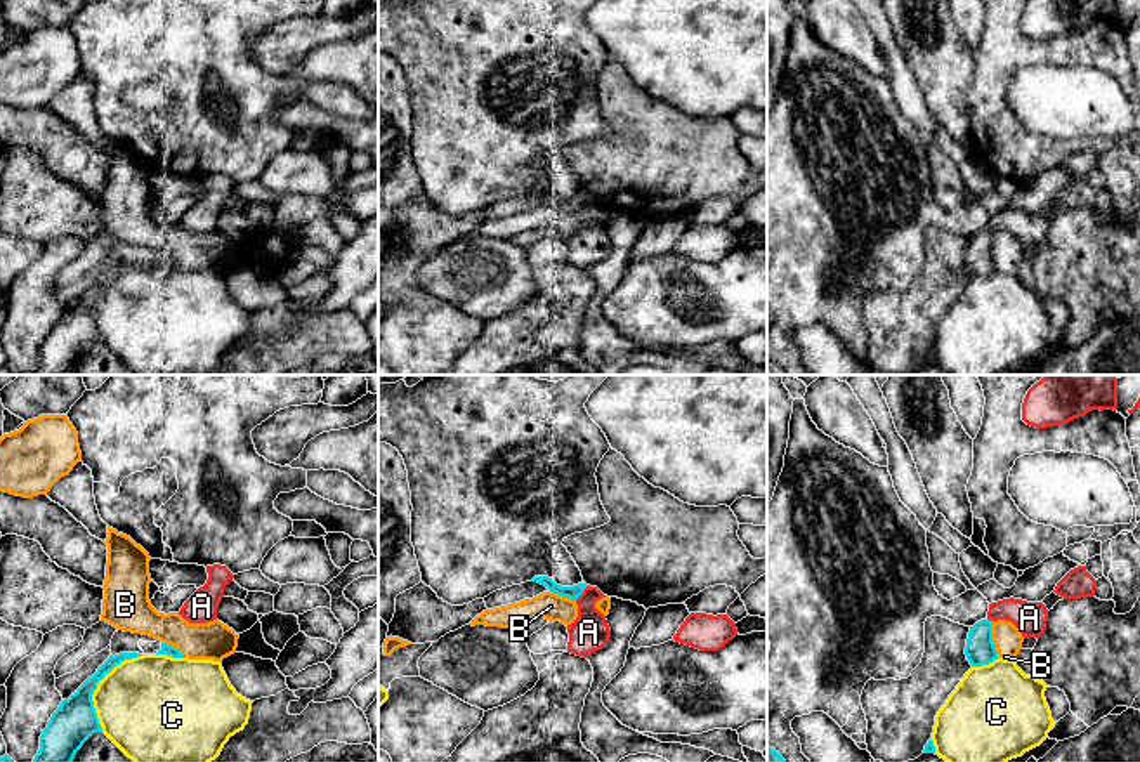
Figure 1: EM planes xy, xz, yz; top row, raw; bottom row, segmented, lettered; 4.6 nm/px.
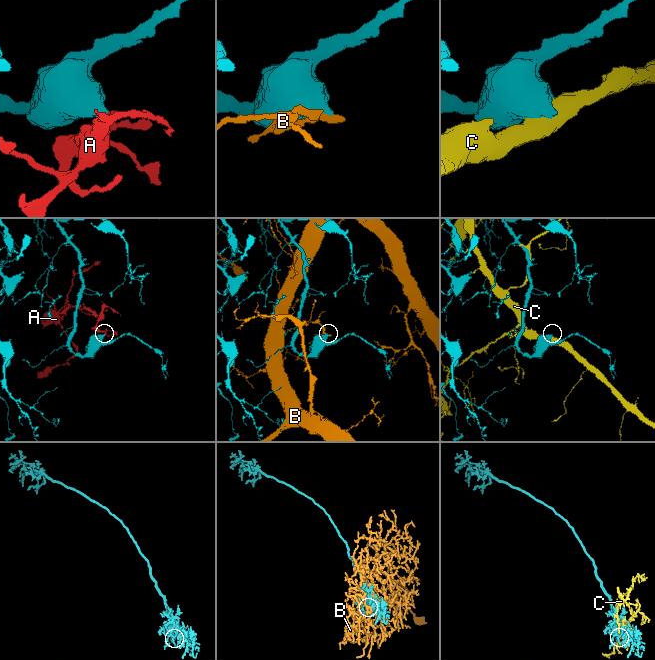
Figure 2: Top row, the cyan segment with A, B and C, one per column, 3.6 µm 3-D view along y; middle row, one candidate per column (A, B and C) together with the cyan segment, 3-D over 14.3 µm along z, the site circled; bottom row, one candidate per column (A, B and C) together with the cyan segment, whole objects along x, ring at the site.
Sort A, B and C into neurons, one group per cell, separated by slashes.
A / B / C

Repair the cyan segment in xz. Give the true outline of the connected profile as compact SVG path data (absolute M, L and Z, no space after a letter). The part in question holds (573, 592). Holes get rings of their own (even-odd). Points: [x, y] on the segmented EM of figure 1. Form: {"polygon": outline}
{"polygon": "M534 576L531 581L538 581L545 585L552 594L557 594L573 601L576 601L583 594L583 590L588 587L586 583L578 583L573 587L560 587L548 576Z"}

